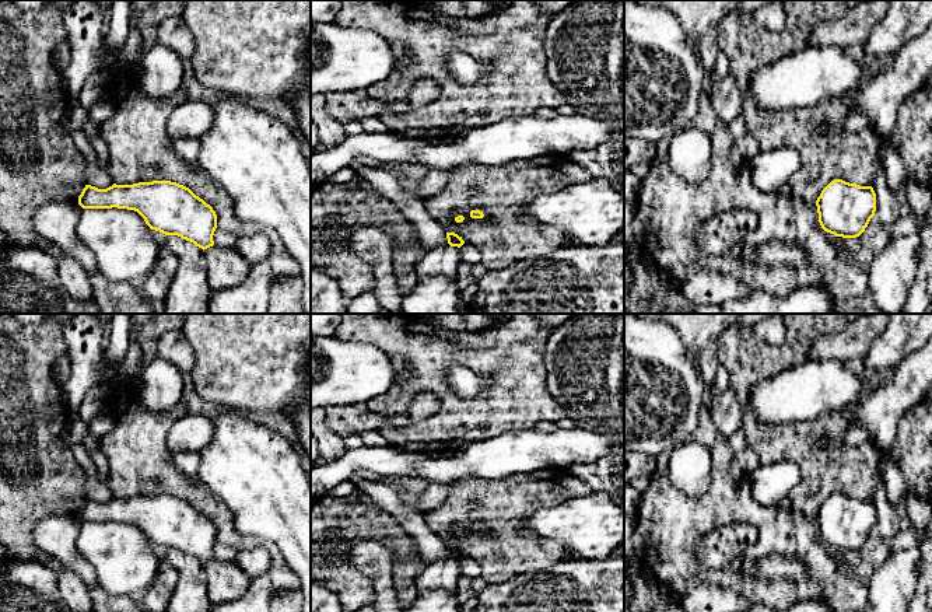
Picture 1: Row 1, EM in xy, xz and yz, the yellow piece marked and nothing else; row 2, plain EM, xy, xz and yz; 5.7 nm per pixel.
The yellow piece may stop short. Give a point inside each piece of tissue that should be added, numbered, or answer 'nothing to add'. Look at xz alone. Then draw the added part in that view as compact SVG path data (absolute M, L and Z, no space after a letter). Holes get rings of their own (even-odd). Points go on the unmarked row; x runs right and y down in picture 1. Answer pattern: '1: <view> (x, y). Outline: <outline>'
1: xz (442, 574). Outline: M448 559L445 562L430 563L421 574L414 578L414 585L418 594L432 590L458 592L456 580L460 574L460 564L458 560Z

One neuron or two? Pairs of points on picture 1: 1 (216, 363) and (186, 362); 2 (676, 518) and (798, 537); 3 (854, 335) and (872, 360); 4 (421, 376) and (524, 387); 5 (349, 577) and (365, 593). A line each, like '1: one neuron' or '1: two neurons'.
1: two neurons
2: one neuron
3: two neurons
4: one neuron
5: one neuron

